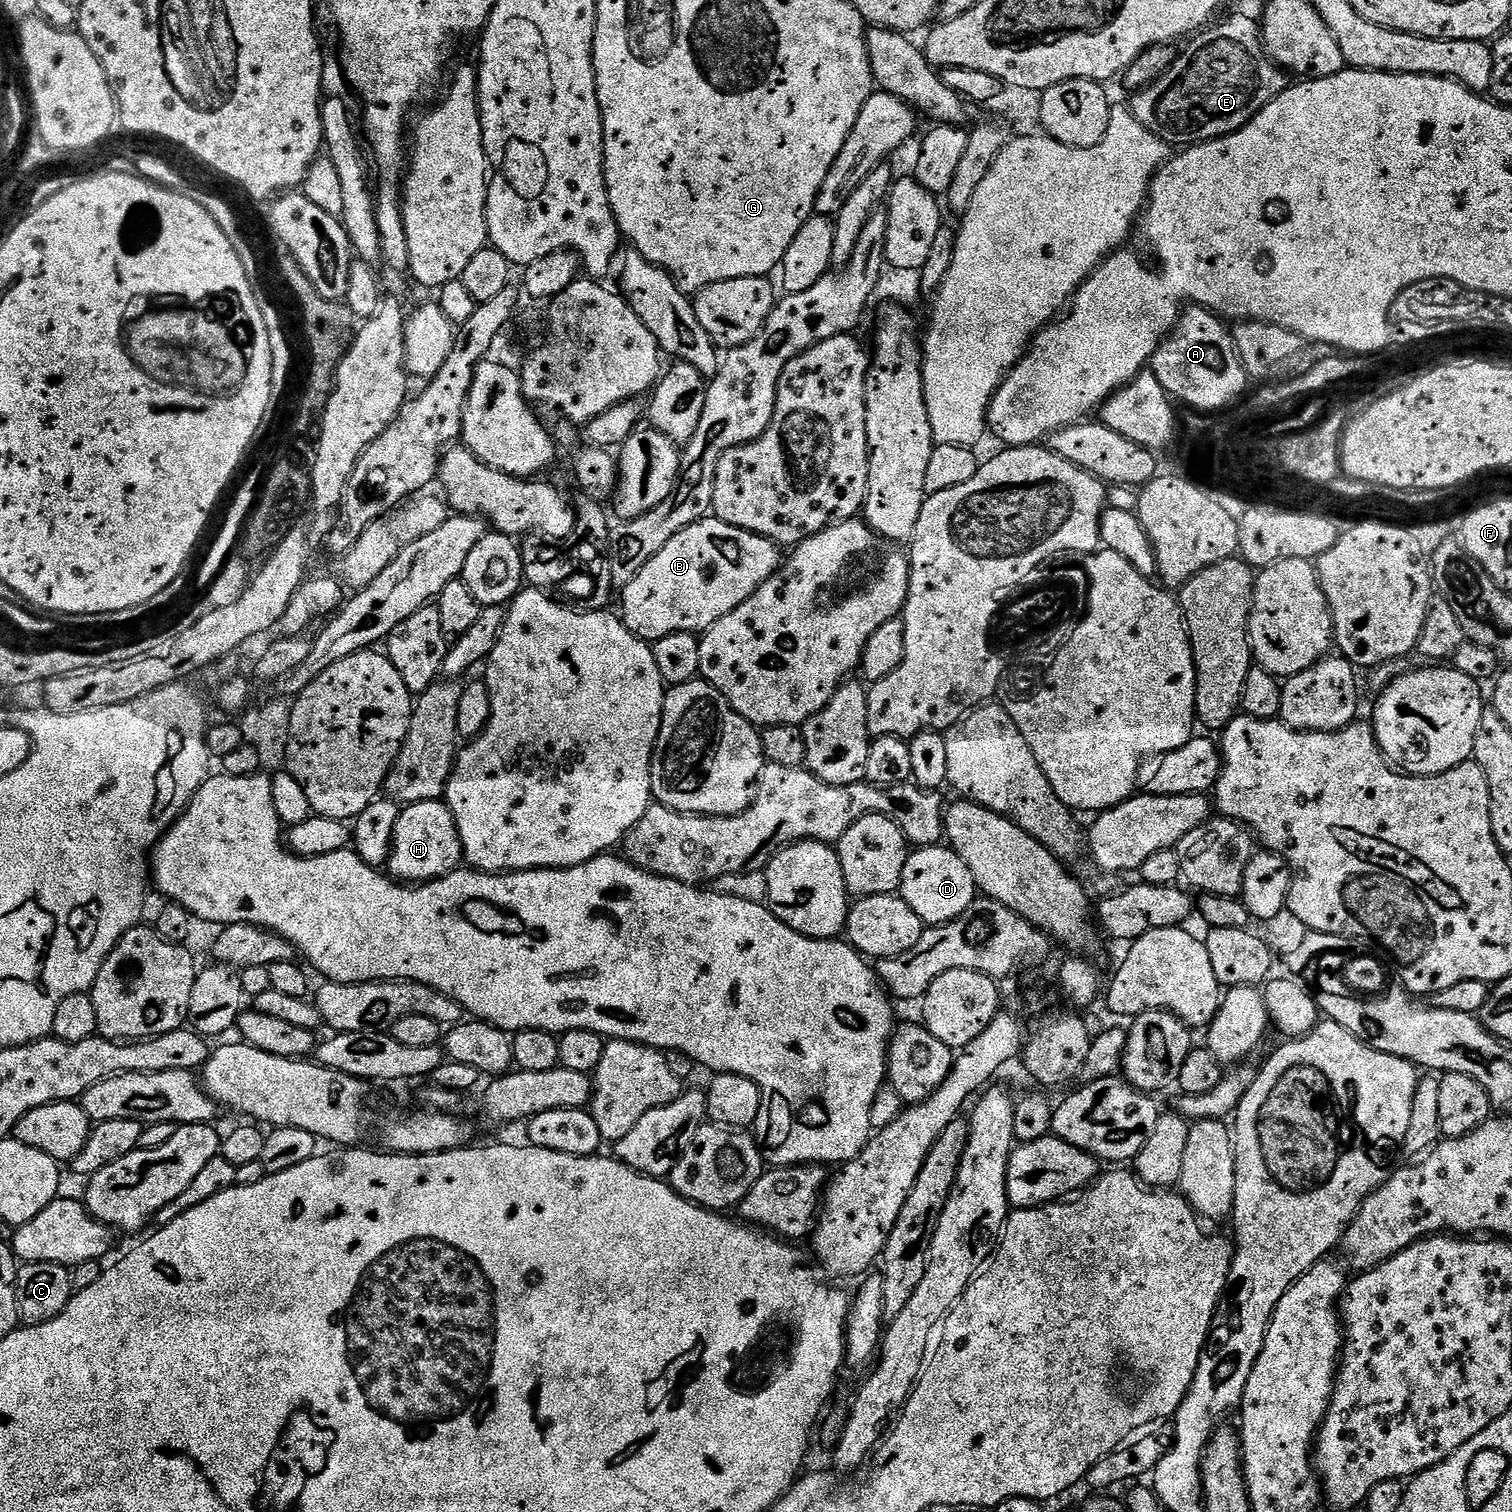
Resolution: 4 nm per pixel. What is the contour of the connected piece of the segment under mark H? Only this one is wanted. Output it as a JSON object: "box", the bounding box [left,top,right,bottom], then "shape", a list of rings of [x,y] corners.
{"box":[387,800,464,885],"shape":[[[444,800],[418,802],[401,807],[398,826],[394,826],[392,857],[388,859],[387,871],[397,881],[411,885],[437,880],[461,867],[464,860],[462,842],[454,814]]]}

